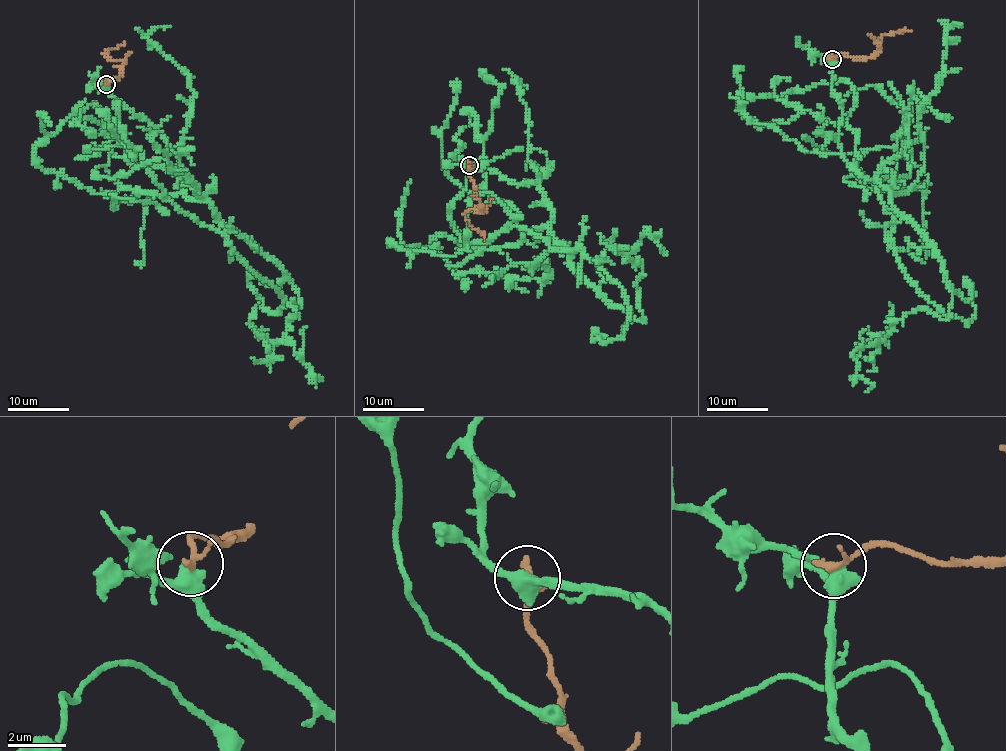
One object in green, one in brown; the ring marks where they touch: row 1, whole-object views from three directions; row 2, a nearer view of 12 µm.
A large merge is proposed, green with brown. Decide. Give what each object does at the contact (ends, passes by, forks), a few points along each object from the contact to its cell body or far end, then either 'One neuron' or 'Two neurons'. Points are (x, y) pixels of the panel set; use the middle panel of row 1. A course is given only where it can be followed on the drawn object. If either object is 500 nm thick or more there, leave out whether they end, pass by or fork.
At the ring green passes by. At the ring brown passes by. Course of green: (468, 165), (535, 183), (550, 232), (579, 247), (513, 226), (453, 255), (389, 242), (433, 248), (464, 290). Course of brown: (468, 165), (483, 211), (469, 209), (465, 219), (485, 236), (485, 242). Two neurons

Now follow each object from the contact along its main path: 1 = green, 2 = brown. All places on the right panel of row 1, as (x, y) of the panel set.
1: (832, 58), (842, 156), (887, 190), (888, 237), (877, 182), (909, 177), (910, 100), (951, 117)
2: (832, 58), (845, 54), (850, 57), (866, 58), (878, 50), (879, 39), (885, 34), (912, 30)

